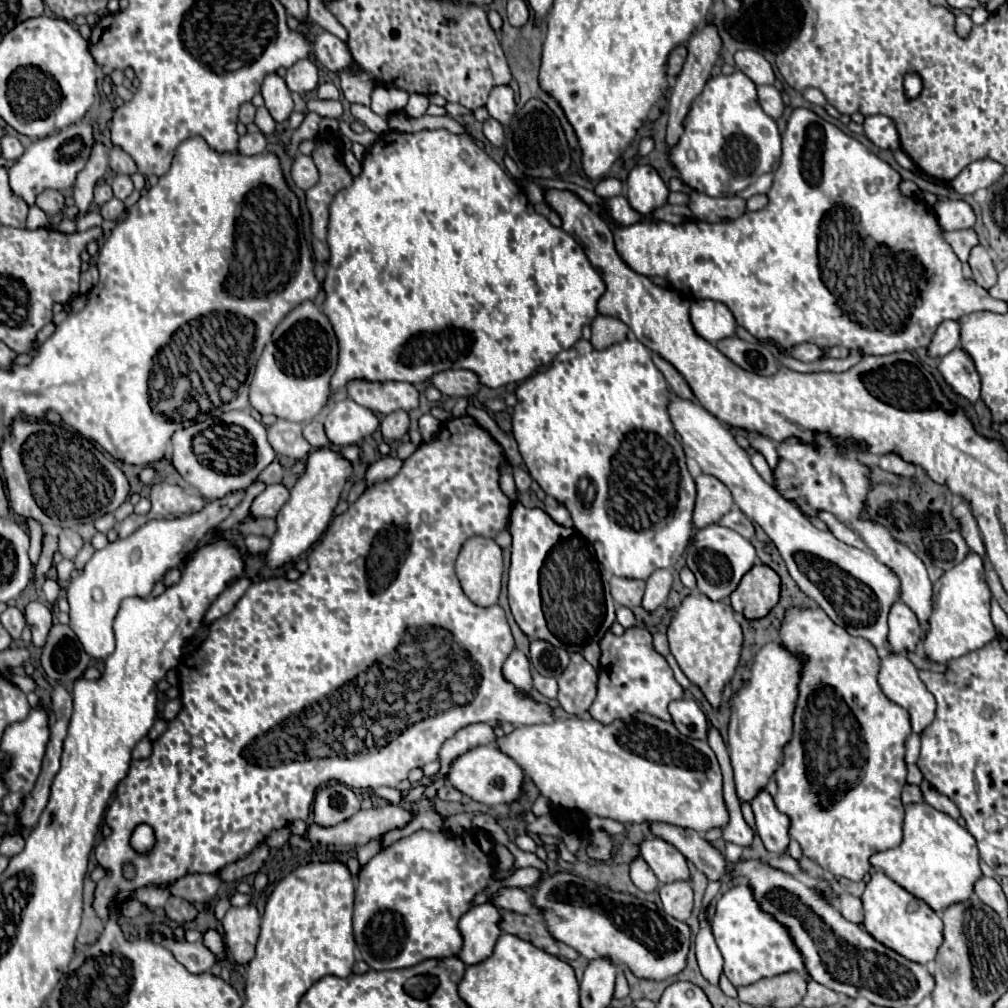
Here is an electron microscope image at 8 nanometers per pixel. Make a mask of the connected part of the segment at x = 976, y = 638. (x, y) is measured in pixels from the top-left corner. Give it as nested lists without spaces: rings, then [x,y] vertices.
[[[970,554],[964,562],[948,570],[934,584],[930,626],[918,642],[924,656],[936,664],[948,664],[950,660],[962,658],[992,642],[996,638],[996,628],[990,618],[990,598],[992,594],[984,582],[984,564],[978,554]]]

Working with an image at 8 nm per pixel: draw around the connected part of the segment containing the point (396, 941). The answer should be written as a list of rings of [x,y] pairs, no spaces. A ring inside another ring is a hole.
[[[420,830],[408,838],[402,838],[398,842],[394,842],[392,846],[388,846],[386,850],[378,852],[358,874],[356,878],[356,902],[354,902],[354,938],[356,944],[360,948],[360,956],[362,960],[372,968],[372,970],[398,970],[398,968],[410,968],[416,966],[418,962],[430,960],[430,958],[452,958],[458,956],[460,948],[462,948],[462,936],[458,932],[458,920],[462,914],[466,914],[470,910],[470,902],[474,898],[474,894],[478,894],[480,890],[484,890],[490,884],[490,874],[494,870],[494,860],[492,860],[492,850],[494,844],[490,842],[490,836],[484,834],[482,830],[470,830],[466,834],[476,834],[476,838],[468,838],[468,836],[454,836],[454,834],[446,834],[446,832],[426,832]]]

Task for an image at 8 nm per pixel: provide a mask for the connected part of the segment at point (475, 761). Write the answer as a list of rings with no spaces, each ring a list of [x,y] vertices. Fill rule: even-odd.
[[[492,744],[476,746],[472,750],[460,754],[458,758],[454,758],[446,778],[464,796],[468,796],[468,798],[472,798],[480,804],[486,804],[486,806],[512,802],[520,796],[520,790],[522,790],[522,770],[520,770],[520,766],[508,754],[504,754],[500,748],[496,748]]]

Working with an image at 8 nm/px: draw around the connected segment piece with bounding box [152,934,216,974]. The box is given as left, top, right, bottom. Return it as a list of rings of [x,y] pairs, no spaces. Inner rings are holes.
[[[160,934],[152,936],[152,940],[160,942],[168,950],[172,950],[176,960],[192,974],[204,974],[216,964],[214,954],[202,942],[188,944],[188,942],[180,942],[180,940],[174,940],[174,938],[164,938]]]

